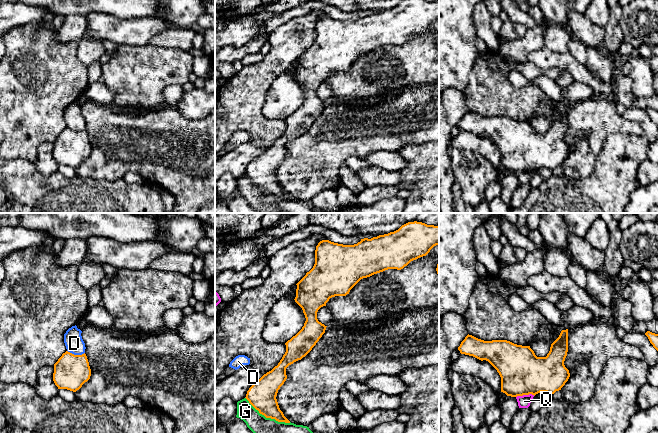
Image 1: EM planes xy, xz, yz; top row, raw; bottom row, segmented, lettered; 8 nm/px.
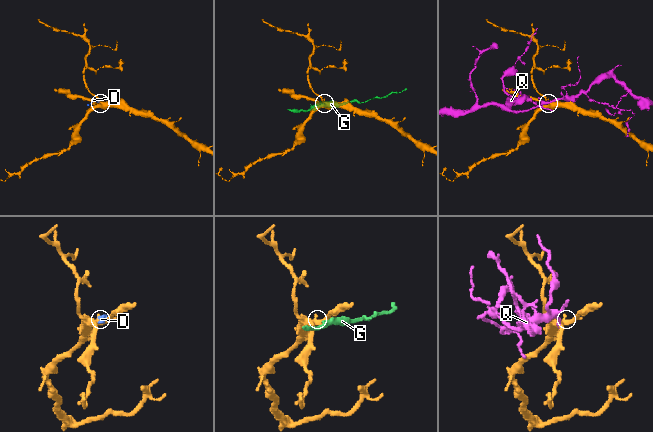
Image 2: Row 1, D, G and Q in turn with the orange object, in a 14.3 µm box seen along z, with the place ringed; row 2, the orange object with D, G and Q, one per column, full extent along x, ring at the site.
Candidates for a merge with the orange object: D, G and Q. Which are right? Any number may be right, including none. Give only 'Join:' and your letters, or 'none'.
Join: none

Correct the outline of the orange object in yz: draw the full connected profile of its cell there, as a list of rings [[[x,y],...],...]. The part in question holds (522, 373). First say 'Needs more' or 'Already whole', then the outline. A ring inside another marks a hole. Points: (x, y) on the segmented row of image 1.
Already whole. [[[568,329],[561,331],[546,357],[537,357],[530,346],[517,345],[507,340],[484,341],[469,334],[458,350],[461,354],[488,361],[501,377],[501,392],[511,397],[529,394],[535,396],[540,392],[554,394],[561,390],[570,377],[569,370],[564,365],[568,352]]]

